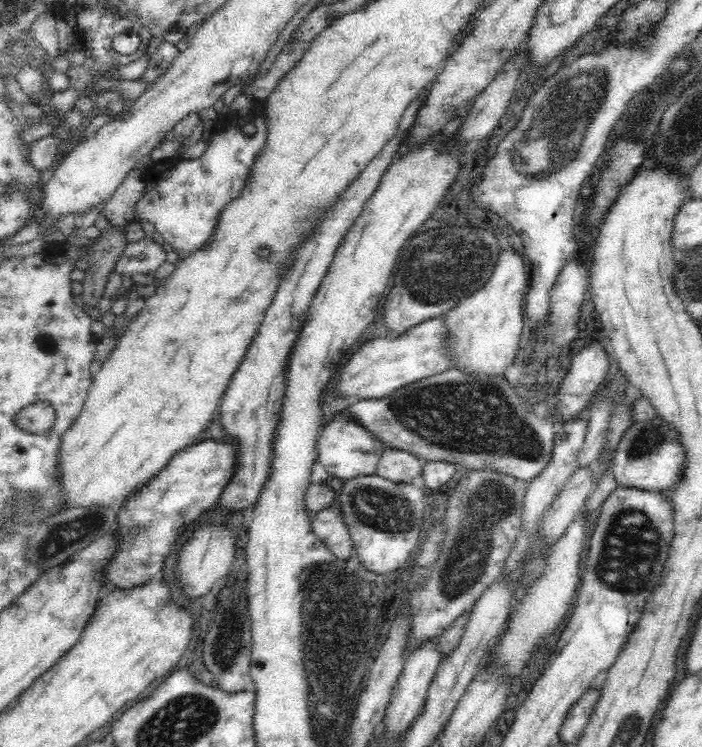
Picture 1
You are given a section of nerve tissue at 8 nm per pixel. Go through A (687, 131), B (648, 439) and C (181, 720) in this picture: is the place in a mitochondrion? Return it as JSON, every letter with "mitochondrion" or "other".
{"A":"mitochondrion","B":"mitochondrion","C":"mitochondrion"}

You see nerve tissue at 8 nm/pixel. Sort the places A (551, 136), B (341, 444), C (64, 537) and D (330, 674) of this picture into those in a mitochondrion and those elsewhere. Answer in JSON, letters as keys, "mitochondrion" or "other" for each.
{"A":"mitochondrion","B":"other","C":"mitochondrion","D":"mitochondrion"}

